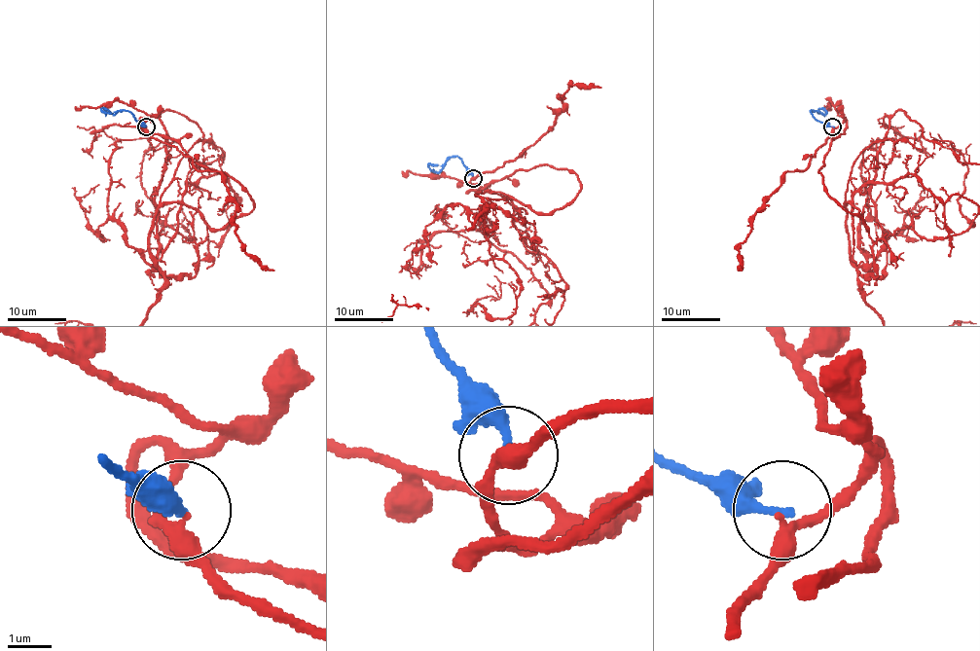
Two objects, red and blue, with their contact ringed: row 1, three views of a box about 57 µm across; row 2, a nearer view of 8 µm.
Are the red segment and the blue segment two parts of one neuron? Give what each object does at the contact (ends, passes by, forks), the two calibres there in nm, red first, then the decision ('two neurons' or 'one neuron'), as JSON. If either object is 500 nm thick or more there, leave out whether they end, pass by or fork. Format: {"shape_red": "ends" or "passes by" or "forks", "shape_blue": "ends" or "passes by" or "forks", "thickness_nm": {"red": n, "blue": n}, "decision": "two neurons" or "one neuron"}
{"shape_red": "passes by", "shape_blue": "ends", "thickness_nm": {"red": 300, "blue": 240}, "decision": "two neurons"}

